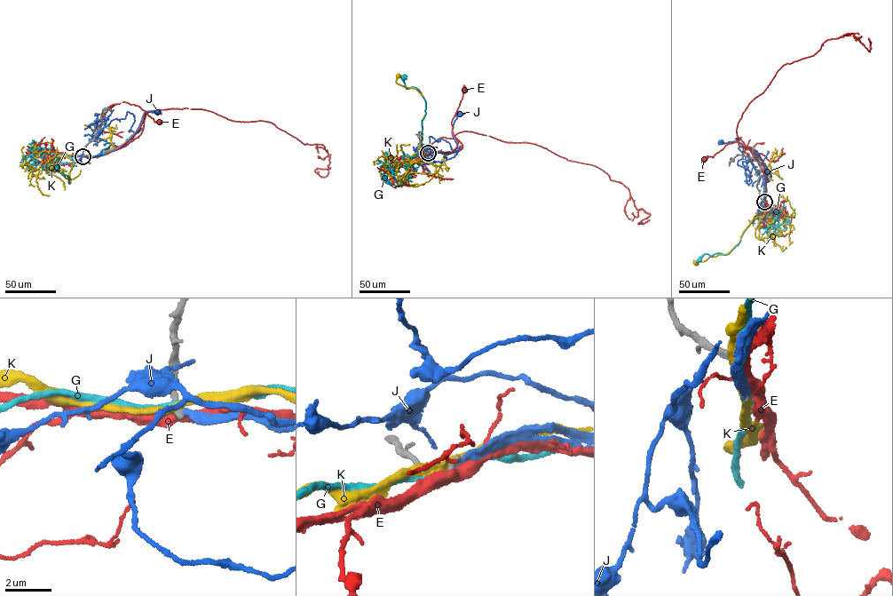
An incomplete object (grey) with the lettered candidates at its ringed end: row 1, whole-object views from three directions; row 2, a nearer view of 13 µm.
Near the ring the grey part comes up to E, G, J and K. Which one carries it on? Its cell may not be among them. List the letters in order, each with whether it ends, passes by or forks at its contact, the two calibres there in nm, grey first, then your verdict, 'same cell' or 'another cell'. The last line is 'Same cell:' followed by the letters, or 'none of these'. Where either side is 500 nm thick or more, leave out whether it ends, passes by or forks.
E: it passes by; calibres 300 and 480 nm; another cell
G: it passes by; calibres 320 and 240 nm; another cell
J: it ends; calibres 280 and 240 nm; another cell
K: it passes by; calibres 320 and 320 nm; another cell
Same cell: none of these

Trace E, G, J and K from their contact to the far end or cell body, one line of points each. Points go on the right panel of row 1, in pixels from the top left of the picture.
E: (764, 202), (765, 179), (746, 147), (734, 142), (713, 157), (704, 159)
G: (764, 202), (764, 210), (754, 217), (738, 243), (730, 251), (710, 257), (705, 253), (699, 260)
J: (764, 202), (760, 155), (738, 147), (743, 154), (737, 163), (749, 170), (748, 184), (753, 156)
K: (764, 202), (764, 213), (762, 211), (754, 216), (738, 243), (730, 251), (695, 263)

